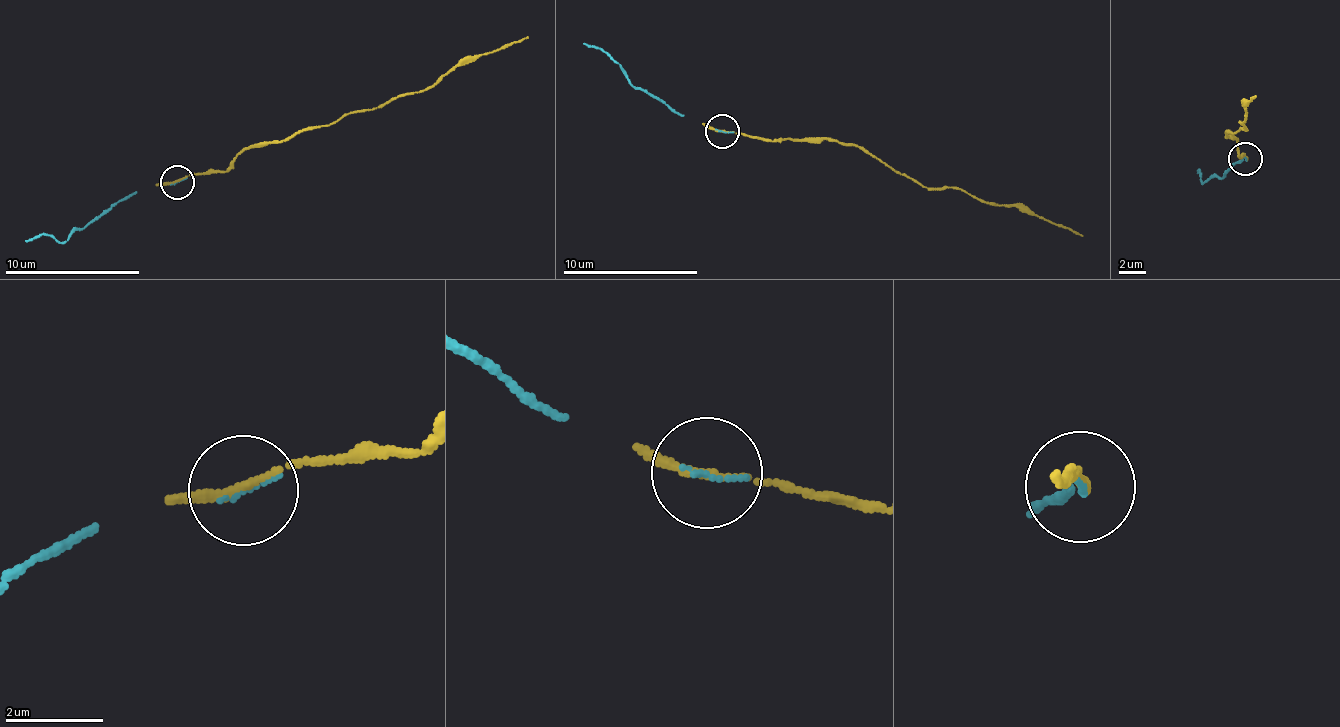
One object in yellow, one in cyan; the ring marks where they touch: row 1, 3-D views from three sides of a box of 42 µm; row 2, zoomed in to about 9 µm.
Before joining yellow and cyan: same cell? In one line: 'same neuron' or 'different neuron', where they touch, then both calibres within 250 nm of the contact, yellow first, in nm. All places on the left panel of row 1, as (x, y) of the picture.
same neuron; at (177, 182); 150 nm thick on the yellow side, 80 nm on the other

